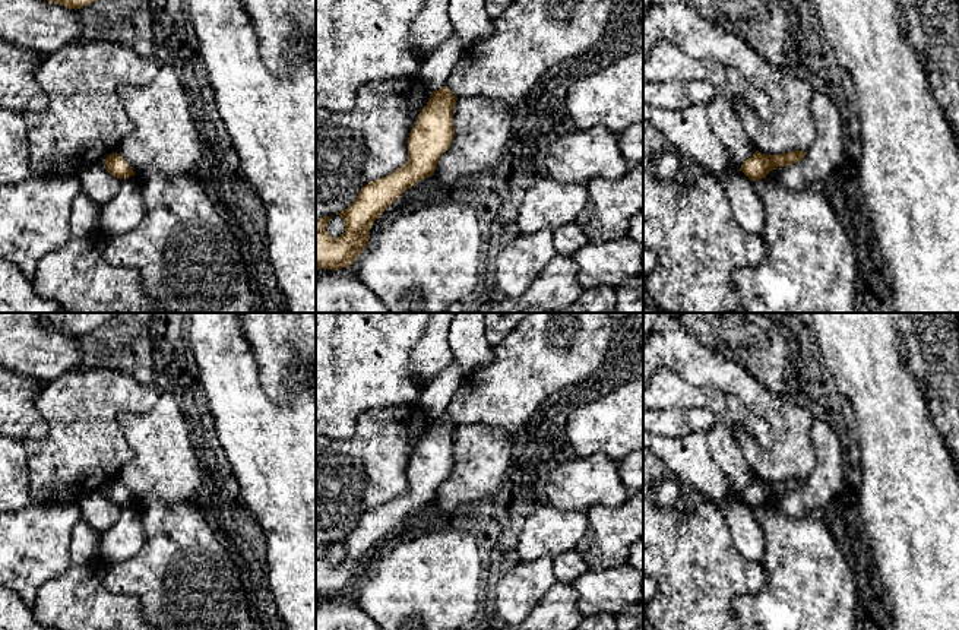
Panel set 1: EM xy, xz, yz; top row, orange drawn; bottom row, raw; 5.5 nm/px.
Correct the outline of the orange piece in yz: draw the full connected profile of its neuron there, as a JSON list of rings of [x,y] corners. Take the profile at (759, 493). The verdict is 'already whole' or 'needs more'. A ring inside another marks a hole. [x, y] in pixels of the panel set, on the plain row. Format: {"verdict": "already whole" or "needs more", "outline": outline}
{"verdict": "already whole", "outline": [[[759,478],[751,485],[746,487],[740,498],[743,498],[751,509],[766,506],[766,503],[778,494],[788,494],[806,484],[804,478],[792,478],[782,482],[765,482]]]}

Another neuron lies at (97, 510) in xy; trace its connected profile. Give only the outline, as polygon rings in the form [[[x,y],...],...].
[[[99,491],[80,498],[77,503],[82,519],[99,535],[114,526],[120,517],[120,506],[111,503]]]

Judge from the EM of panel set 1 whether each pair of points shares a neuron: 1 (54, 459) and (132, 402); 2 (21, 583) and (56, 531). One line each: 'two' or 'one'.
1: one
2: one

